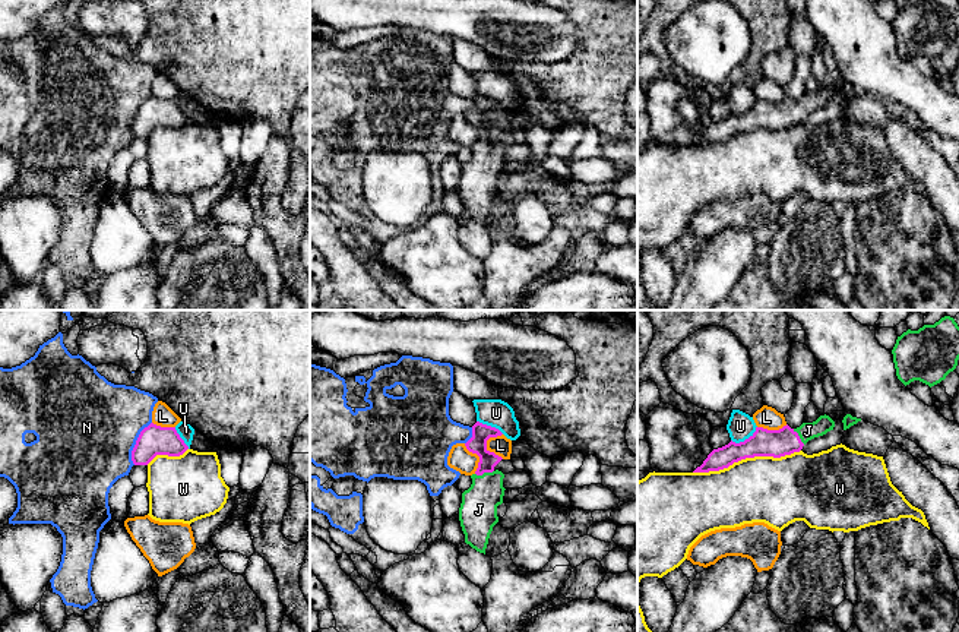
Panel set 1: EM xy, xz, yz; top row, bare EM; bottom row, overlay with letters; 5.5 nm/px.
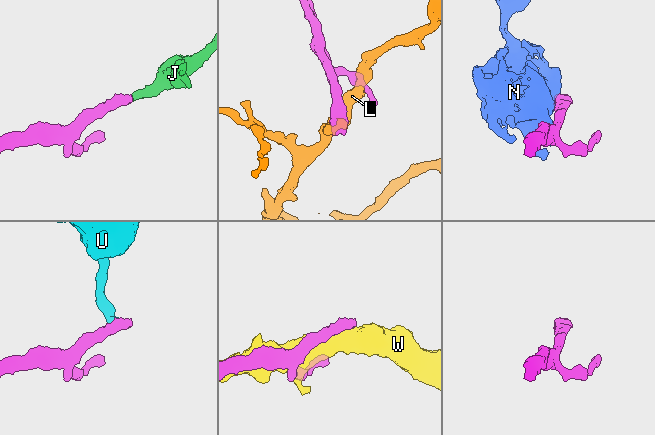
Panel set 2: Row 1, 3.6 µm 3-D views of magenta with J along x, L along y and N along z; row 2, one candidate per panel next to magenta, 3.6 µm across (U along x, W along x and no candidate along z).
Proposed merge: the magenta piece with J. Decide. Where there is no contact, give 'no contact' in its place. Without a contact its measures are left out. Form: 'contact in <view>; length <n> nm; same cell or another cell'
contact in xz; length 110 nm; same cell

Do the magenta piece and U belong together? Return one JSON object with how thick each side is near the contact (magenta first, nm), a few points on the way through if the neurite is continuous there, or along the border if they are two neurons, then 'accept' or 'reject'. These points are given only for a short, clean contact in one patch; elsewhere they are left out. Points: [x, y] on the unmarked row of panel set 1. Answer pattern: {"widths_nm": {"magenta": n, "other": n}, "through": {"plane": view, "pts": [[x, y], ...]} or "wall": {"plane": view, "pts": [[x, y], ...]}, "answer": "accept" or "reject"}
{"widths_nm": {"magenta": 150, "other": 150}, "wall": {"plane": "yz", "pts": [[756, 98], [743, 113], [731, 113]]}, "answer": "reject"}

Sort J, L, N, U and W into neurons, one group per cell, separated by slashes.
J / L / N / U / W

